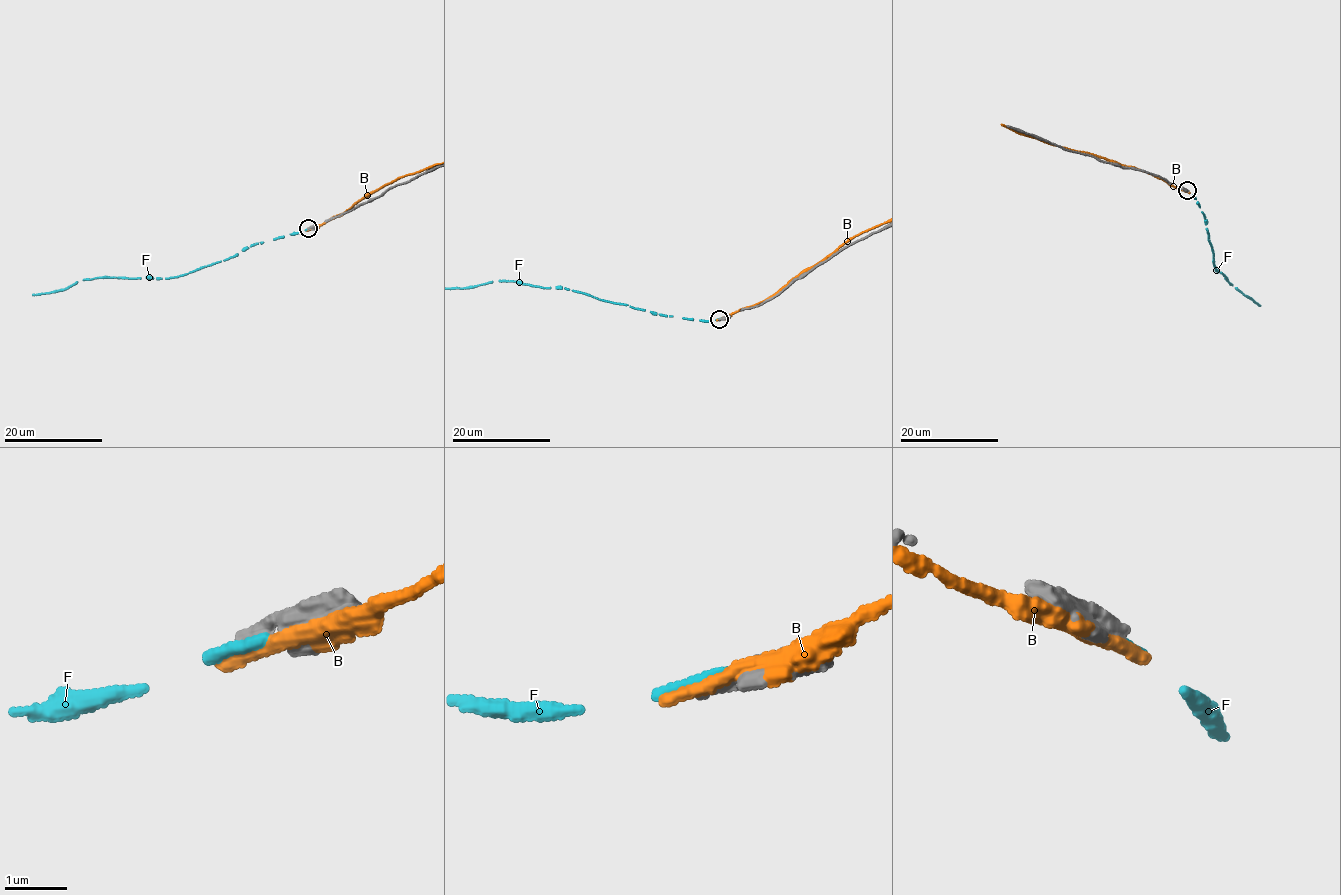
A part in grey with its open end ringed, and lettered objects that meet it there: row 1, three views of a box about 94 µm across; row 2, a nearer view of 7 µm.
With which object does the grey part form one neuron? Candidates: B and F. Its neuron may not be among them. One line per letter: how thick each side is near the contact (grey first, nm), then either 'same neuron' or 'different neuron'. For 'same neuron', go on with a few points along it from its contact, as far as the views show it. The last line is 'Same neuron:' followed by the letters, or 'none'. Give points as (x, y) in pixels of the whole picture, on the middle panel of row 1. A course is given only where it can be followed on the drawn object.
B: calibres 550 and 320 nm; different neuron
F: calibres 340 and 190 nm; different neuron
Same neuron: none

